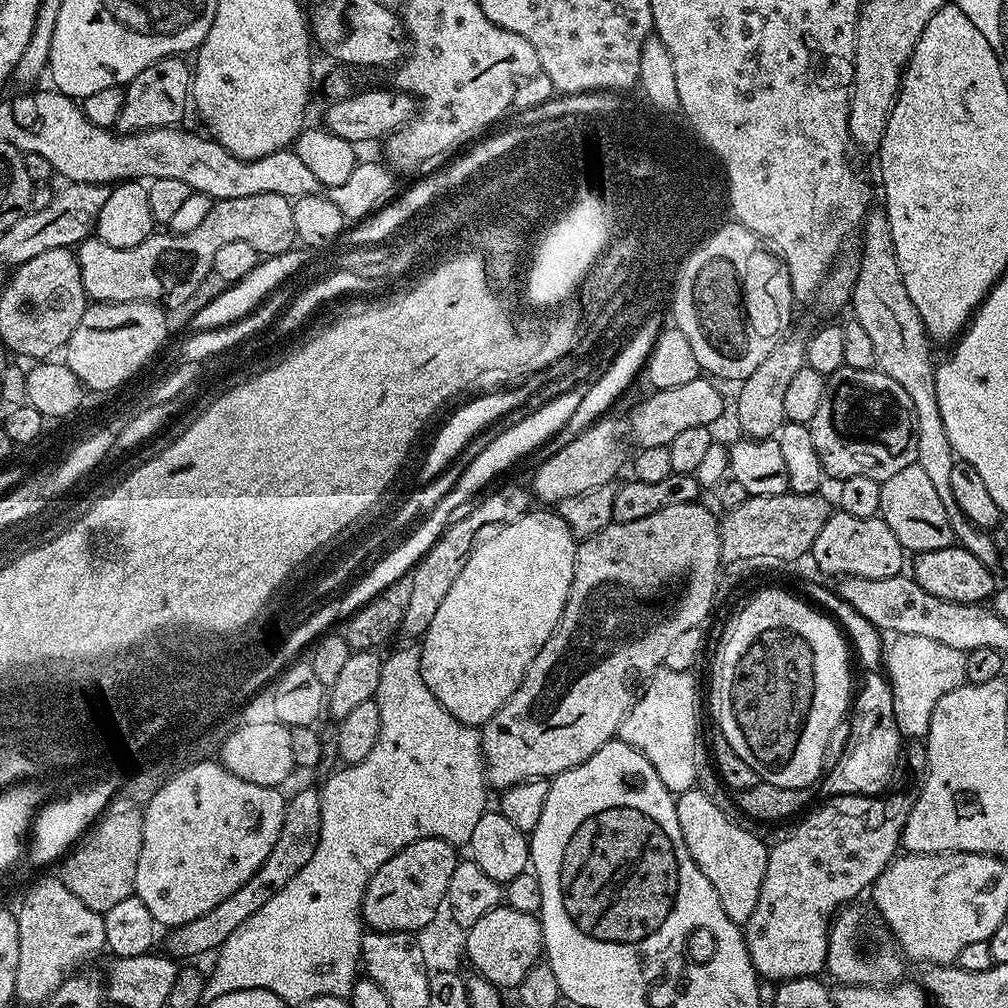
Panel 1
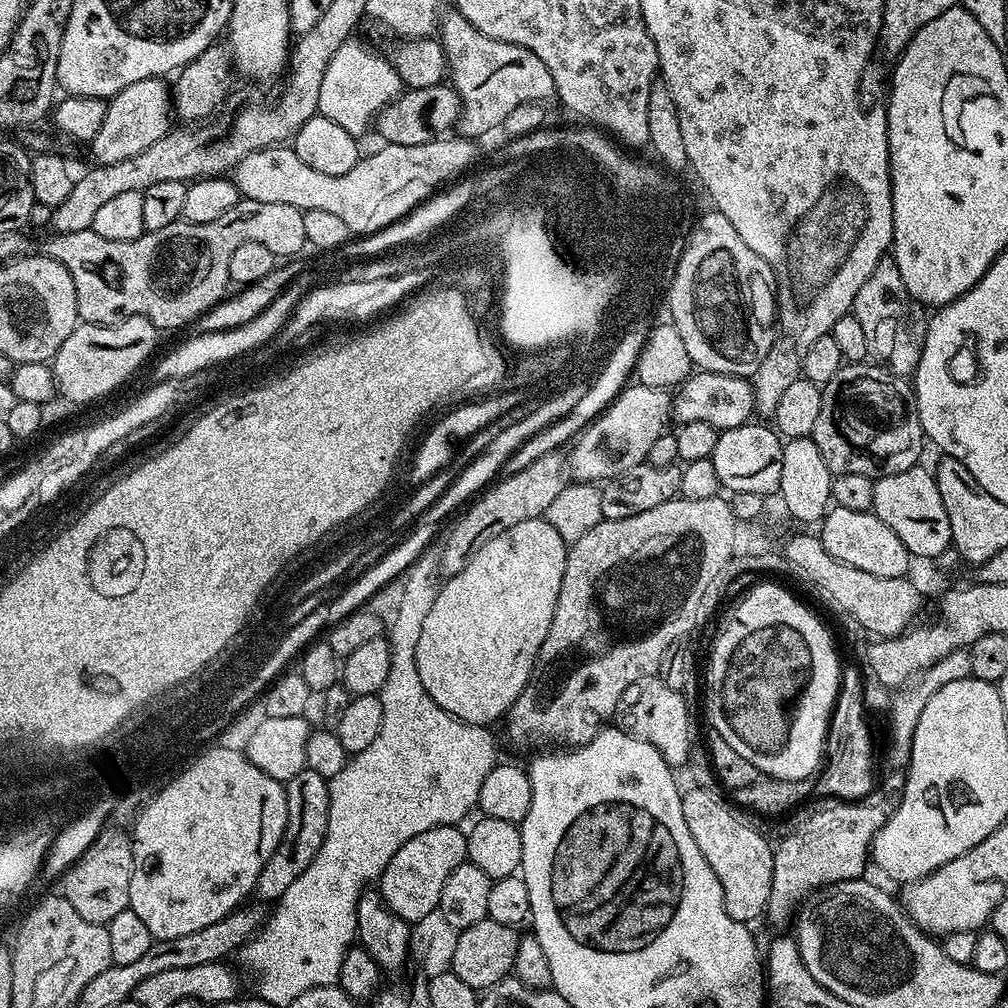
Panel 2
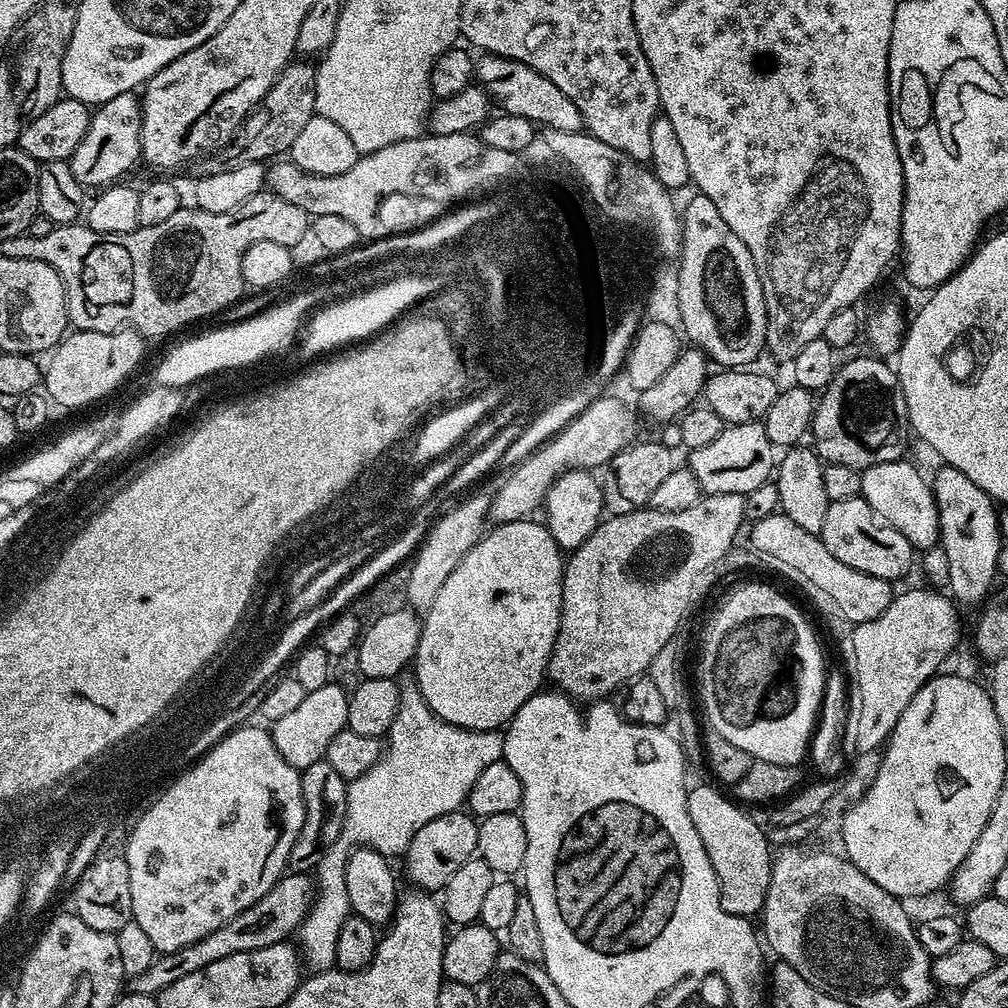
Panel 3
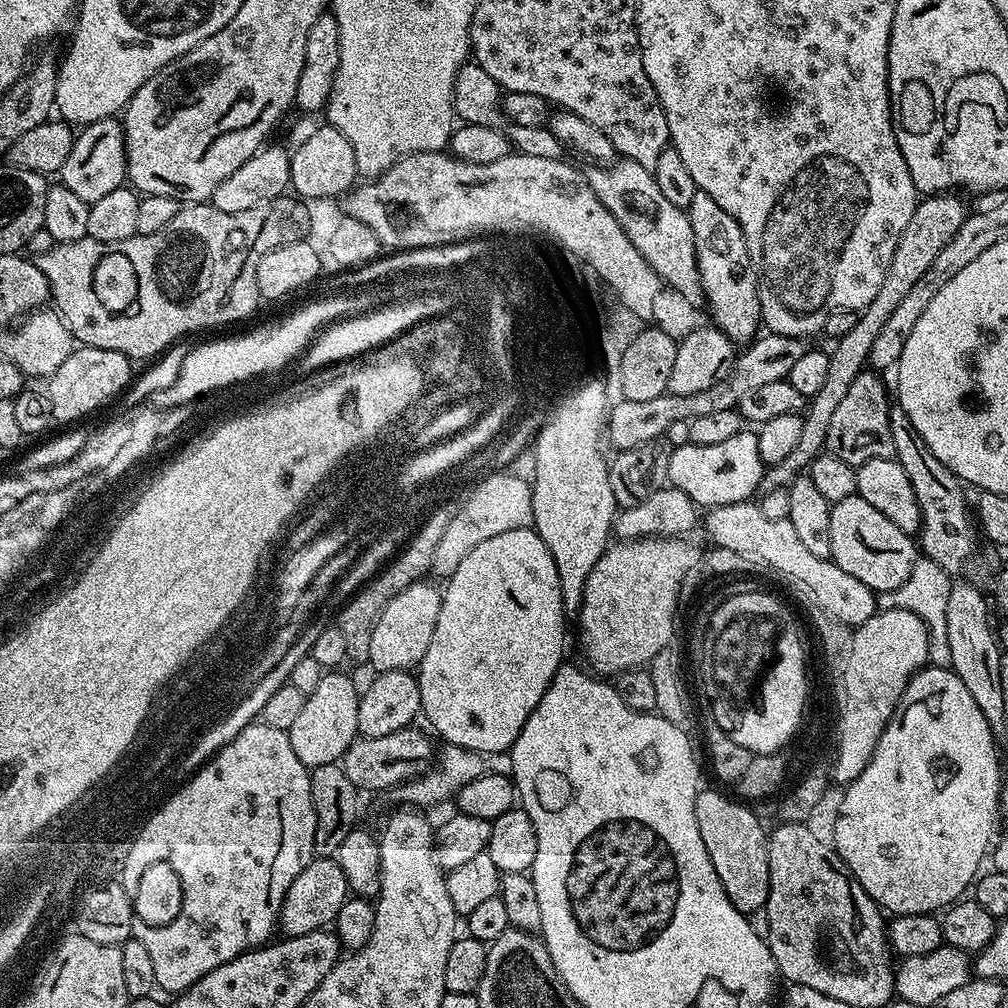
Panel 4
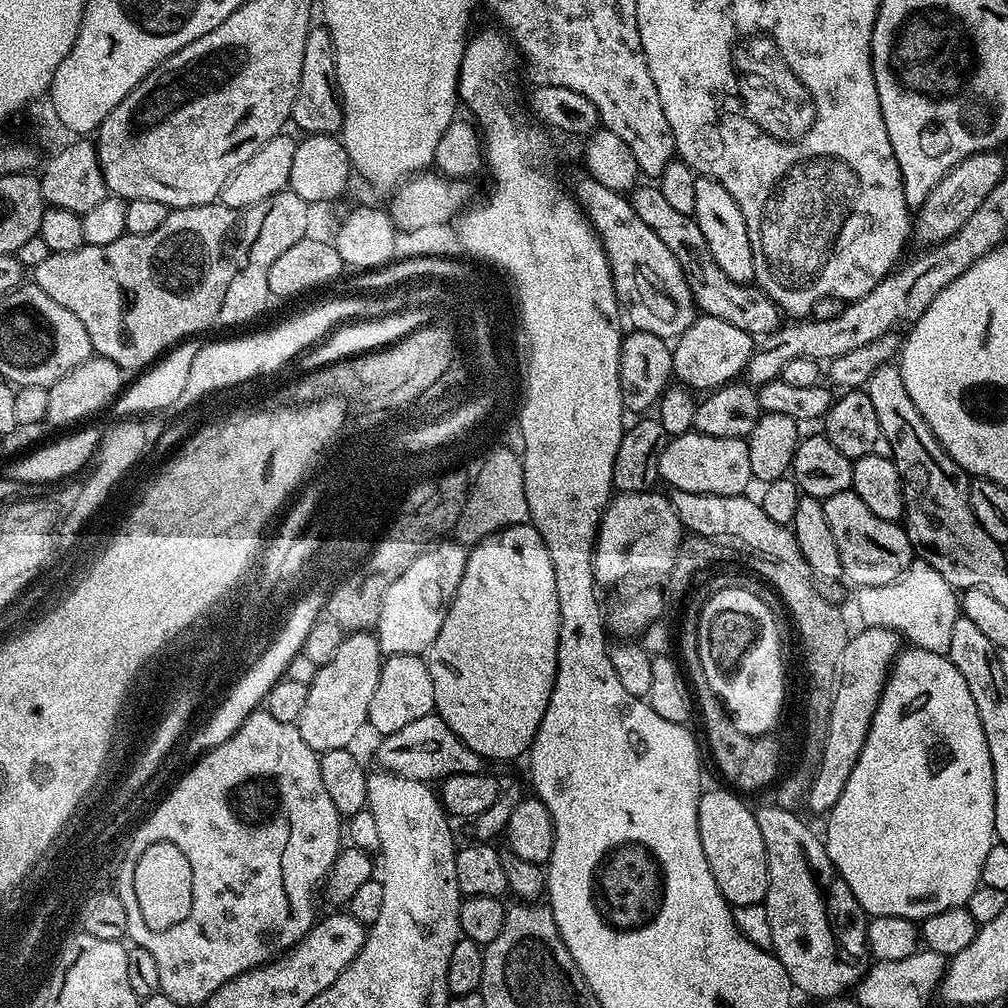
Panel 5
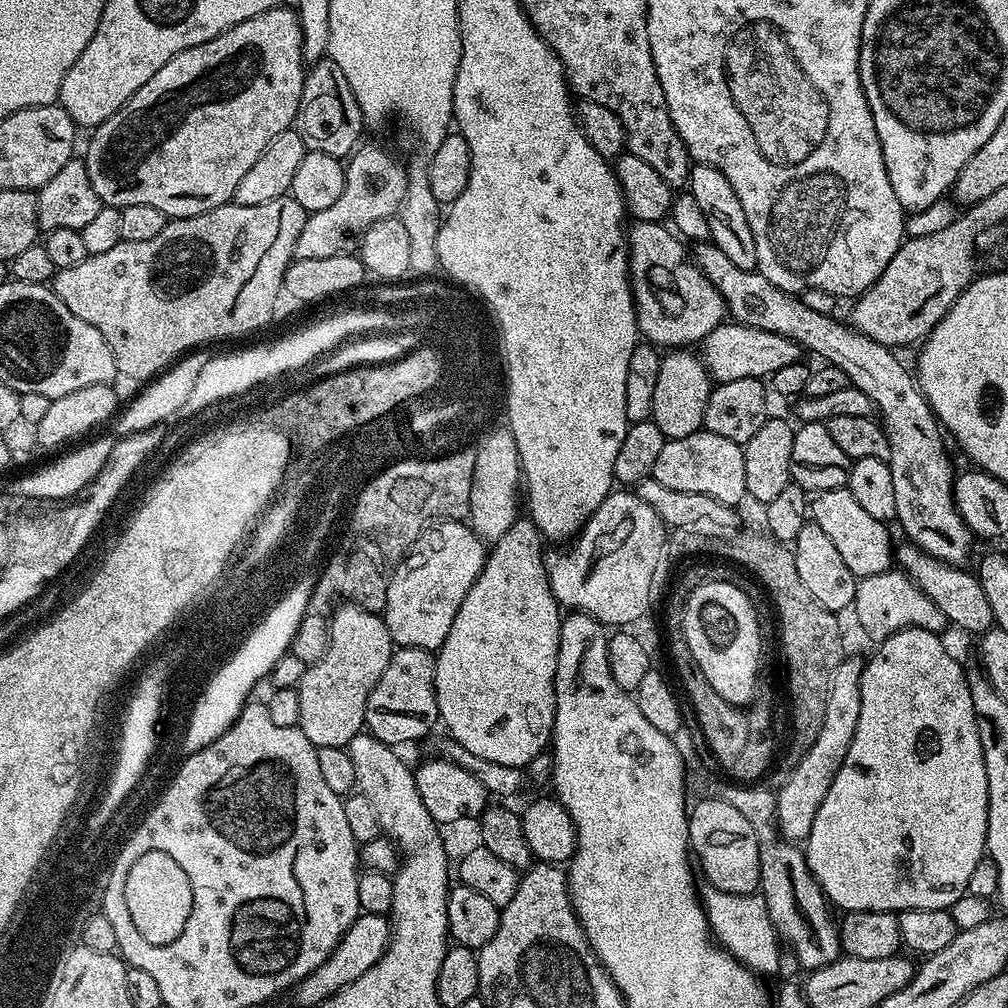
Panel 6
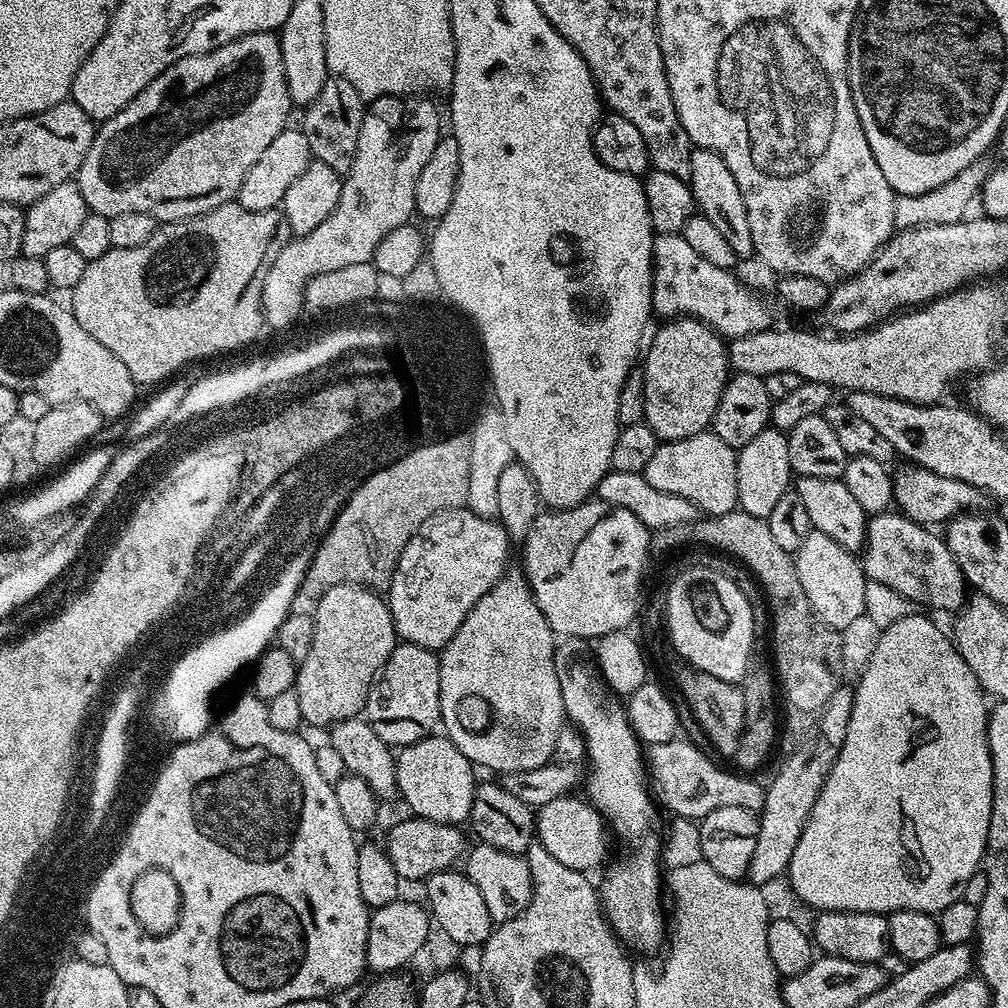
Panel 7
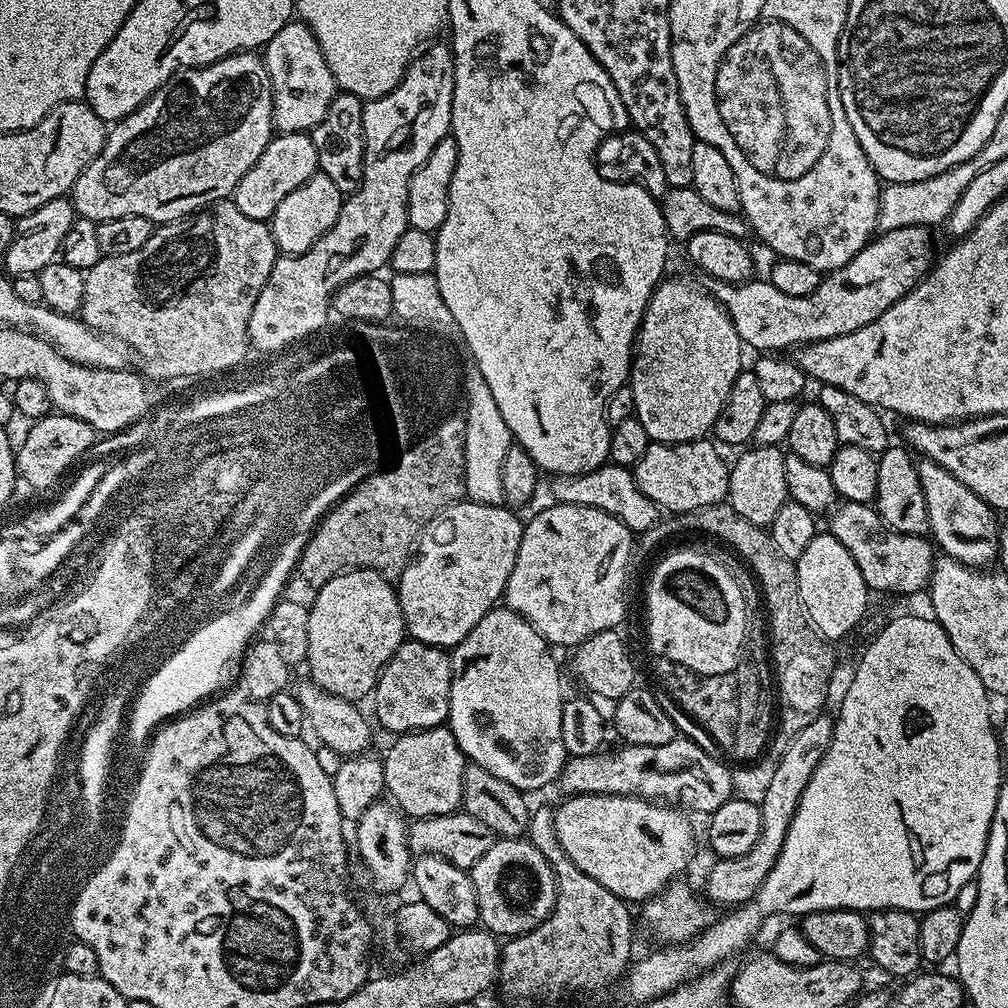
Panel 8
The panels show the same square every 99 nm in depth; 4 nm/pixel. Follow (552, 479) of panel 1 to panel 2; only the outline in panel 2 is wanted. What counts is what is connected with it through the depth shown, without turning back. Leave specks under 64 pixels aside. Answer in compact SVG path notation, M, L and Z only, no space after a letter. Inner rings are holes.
M632 382L616 399L576 437L572 448L572 460L567 461L566 472L576 482L607 482L621 476L626 470L645 463L650 446L665 435L664 428L672 416L671 391Z

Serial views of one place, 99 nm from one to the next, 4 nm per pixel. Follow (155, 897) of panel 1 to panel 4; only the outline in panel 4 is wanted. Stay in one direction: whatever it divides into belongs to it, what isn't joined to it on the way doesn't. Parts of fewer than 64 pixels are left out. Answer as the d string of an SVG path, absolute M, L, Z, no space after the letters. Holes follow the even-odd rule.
M253 722L248 724L237 734L228 744L225 744L203 768L196 769L194 775L181 787L181 794L160 812L160 816L152 820L147 831L144 831L140 837L139 843L132 850L131 859L128 860L127 878L129 889L141 885L142 873L150 866L158 863L165 863L170 866L172 874L178 882L178 892L181 902L176 910L175 917L169 917L165 923L149 923L145 918L138 918L138 922L132 922L132 935L135 939L146 946L146 951L150 953L150 958L154 962L154 978L156 979L156 988L179 994L185 992L194 982L201 980L210 970L218 970L226 962L238 958L242 953L254 948L259 948L273 939L272 931L275 933L278 928L280 918L280 907L286 898L286 890L290 890L290 882L302 874L302 870L314 859L316 852L316 811L312 801L312 791L310 790L310 770L294 754L294 746L290 746L290 738L287 732L274 730L274 726L266 726L262 722Z

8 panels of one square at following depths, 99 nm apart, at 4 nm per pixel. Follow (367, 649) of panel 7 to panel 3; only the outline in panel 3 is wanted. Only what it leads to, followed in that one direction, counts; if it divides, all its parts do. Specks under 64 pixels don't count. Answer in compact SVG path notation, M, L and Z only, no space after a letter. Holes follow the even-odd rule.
M329 682L318 690L305 692L298 710L275 720L270 731L278 754L282 754L284 761L298 770L303 770L314 766L314 762L325 759L334 734L347 729L348 698L349 693L344 692L337 683Z

